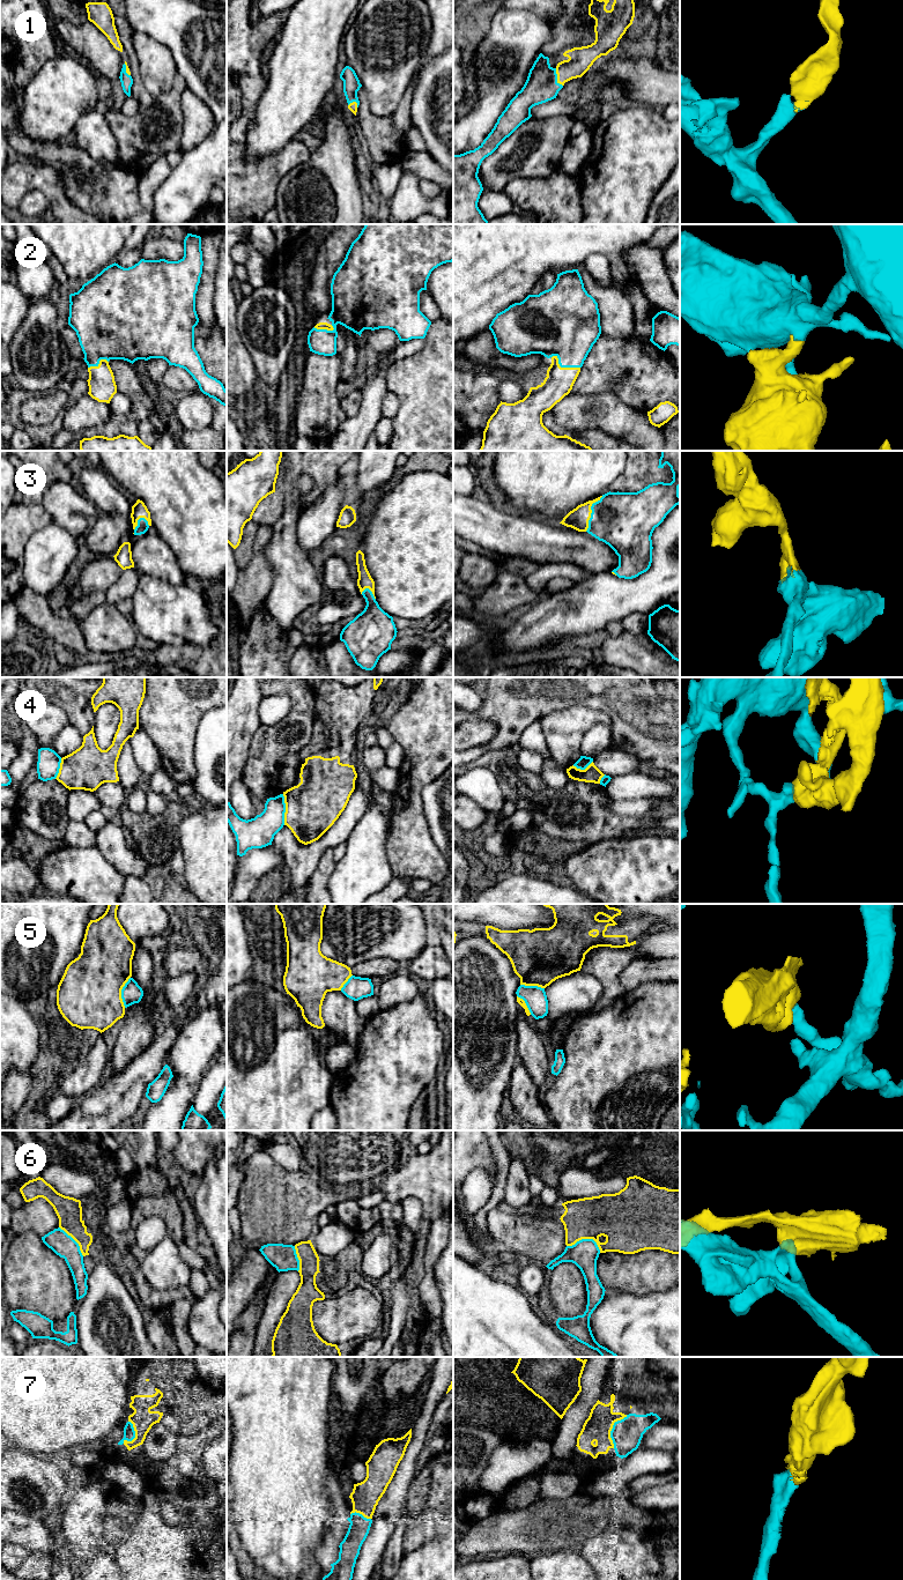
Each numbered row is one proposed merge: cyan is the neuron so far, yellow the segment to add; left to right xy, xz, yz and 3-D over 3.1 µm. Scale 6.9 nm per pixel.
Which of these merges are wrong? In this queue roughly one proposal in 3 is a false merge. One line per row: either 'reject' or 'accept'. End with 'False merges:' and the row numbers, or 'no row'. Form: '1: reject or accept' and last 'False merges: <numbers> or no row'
1: accept
2: accept
3: accept
4: reject
5: reject
6: reject
7: accept
False merges: 4, 5, 6

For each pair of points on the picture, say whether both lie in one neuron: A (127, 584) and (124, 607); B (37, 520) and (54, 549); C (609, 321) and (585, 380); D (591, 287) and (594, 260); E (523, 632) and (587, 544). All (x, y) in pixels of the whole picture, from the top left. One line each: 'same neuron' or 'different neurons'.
A: different neurons
B: different neurons
C: different neurons
D: different neurons
E: different neurons

